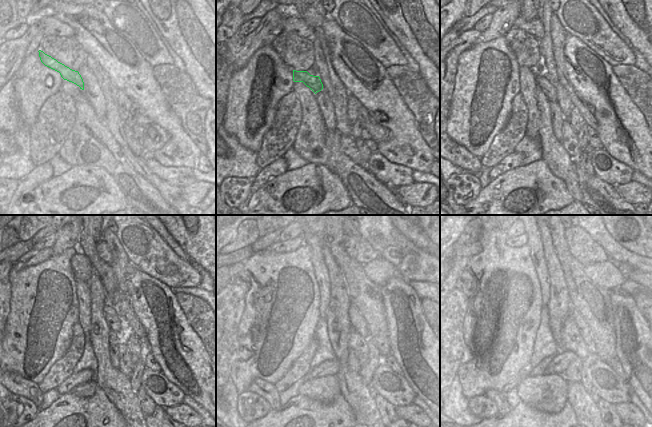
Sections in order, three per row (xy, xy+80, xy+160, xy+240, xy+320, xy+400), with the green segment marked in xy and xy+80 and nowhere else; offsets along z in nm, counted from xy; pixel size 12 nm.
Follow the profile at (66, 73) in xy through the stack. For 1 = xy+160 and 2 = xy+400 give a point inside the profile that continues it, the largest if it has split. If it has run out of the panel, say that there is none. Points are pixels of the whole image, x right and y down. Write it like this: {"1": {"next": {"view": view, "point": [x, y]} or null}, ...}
{"1": {"next": {"view": "xy+160", "point": [541, 81]}}, "2": {"next": {"view": "xy+400", "point": [585, 331]}}}

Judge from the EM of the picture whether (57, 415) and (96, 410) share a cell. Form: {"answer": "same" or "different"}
{"answer": "same"}

